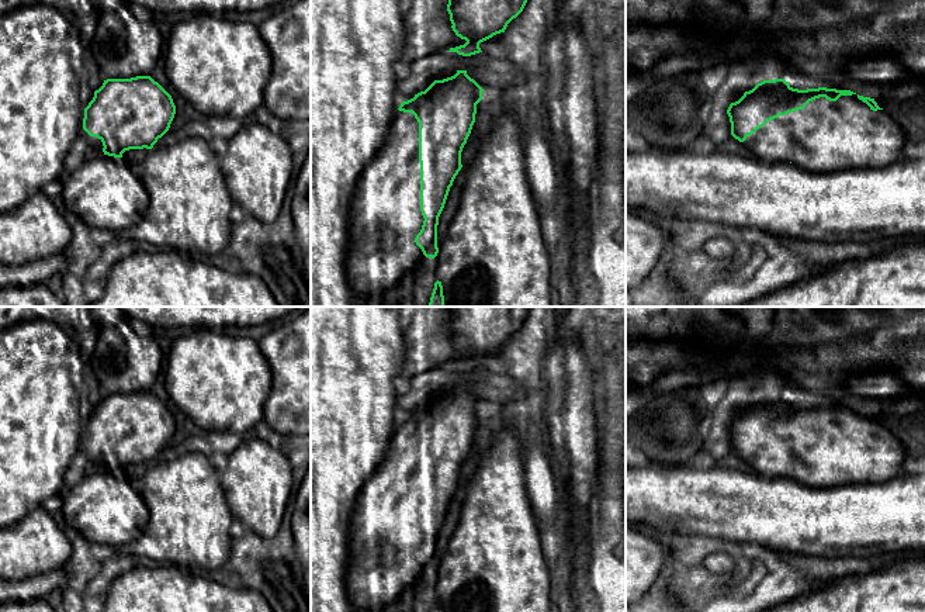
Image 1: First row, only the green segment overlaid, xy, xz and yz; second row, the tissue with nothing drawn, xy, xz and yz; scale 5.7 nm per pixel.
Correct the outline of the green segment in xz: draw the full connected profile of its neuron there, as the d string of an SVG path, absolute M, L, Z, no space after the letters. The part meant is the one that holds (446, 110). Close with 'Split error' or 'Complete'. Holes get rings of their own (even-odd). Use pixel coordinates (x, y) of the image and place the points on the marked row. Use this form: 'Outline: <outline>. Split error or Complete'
Outline: M457 70L454 76L434 80L425 91L401 103L382 148L357 180L351 203L351 245L346 272L351 288L361 297L384 295L419 263L437 256L439 217L450 187L462 167L461 152L475 122L477 104L482 100L482 91L484 89L467 75L467 70Z. Split error

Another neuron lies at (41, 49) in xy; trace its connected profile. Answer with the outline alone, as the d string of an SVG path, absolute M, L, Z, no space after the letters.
M25 6L0 15L0 212L14 211L45 184L62 179L70 149L82 138L82 63L86 46L70 17L52 6Z

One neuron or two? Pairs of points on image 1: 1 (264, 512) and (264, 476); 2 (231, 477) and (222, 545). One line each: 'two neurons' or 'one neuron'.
1: one neuron
2: two neurons

